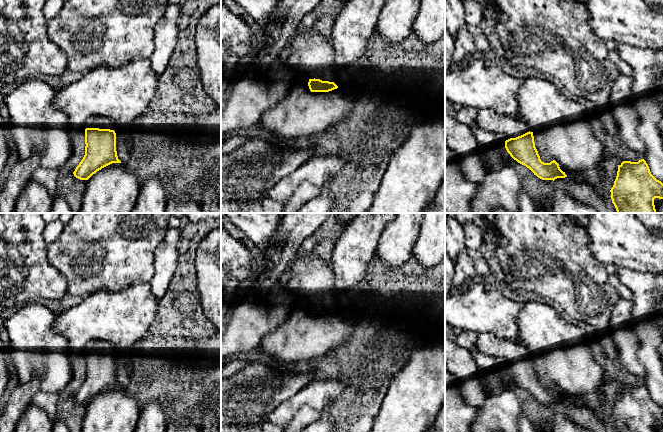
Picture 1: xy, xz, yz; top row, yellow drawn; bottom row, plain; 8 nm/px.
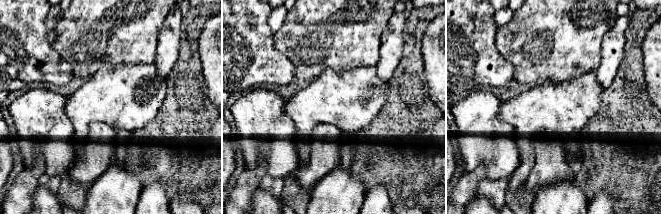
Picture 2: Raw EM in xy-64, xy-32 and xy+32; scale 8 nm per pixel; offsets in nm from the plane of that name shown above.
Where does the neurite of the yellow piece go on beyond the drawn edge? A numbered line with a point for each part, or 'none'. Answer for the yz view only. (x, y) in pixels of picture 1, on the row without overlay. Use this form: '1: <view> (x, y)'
1: yz (507, 351)

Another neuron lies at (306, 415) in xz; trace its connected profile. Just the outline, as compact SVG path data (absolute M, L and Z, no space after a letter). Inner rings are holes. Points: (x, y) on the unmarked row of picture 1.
M302 407L284 427L283 432L301 432L305 427L322 418L321 412L309 407Z

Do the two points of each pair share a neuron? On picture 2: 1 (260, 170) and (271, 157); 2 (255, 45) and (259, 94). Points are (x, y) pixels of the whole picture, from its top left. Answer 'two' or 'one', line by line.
1: two
2: two

